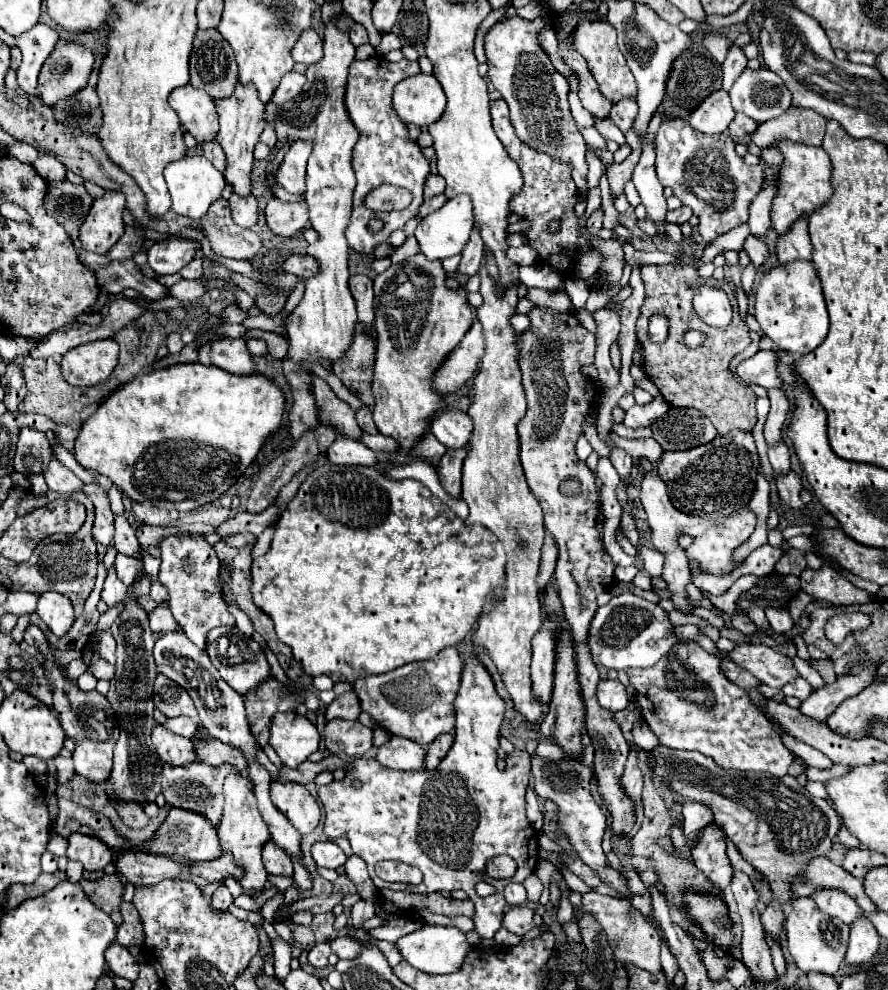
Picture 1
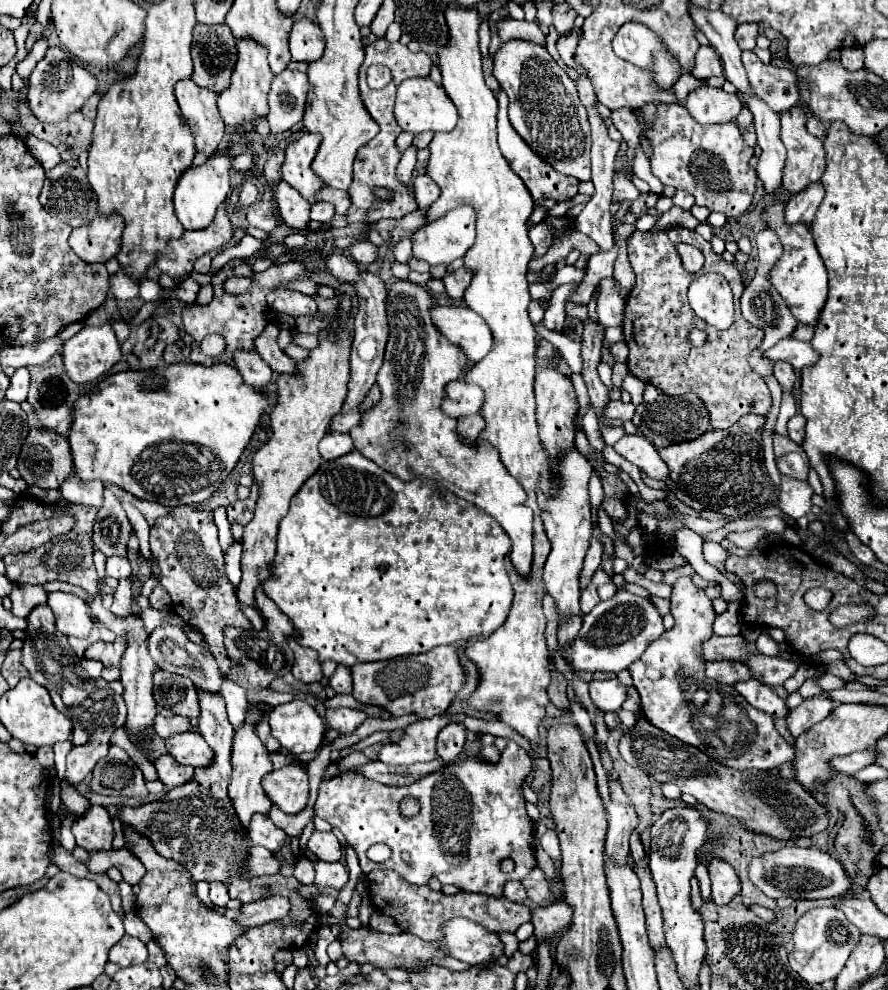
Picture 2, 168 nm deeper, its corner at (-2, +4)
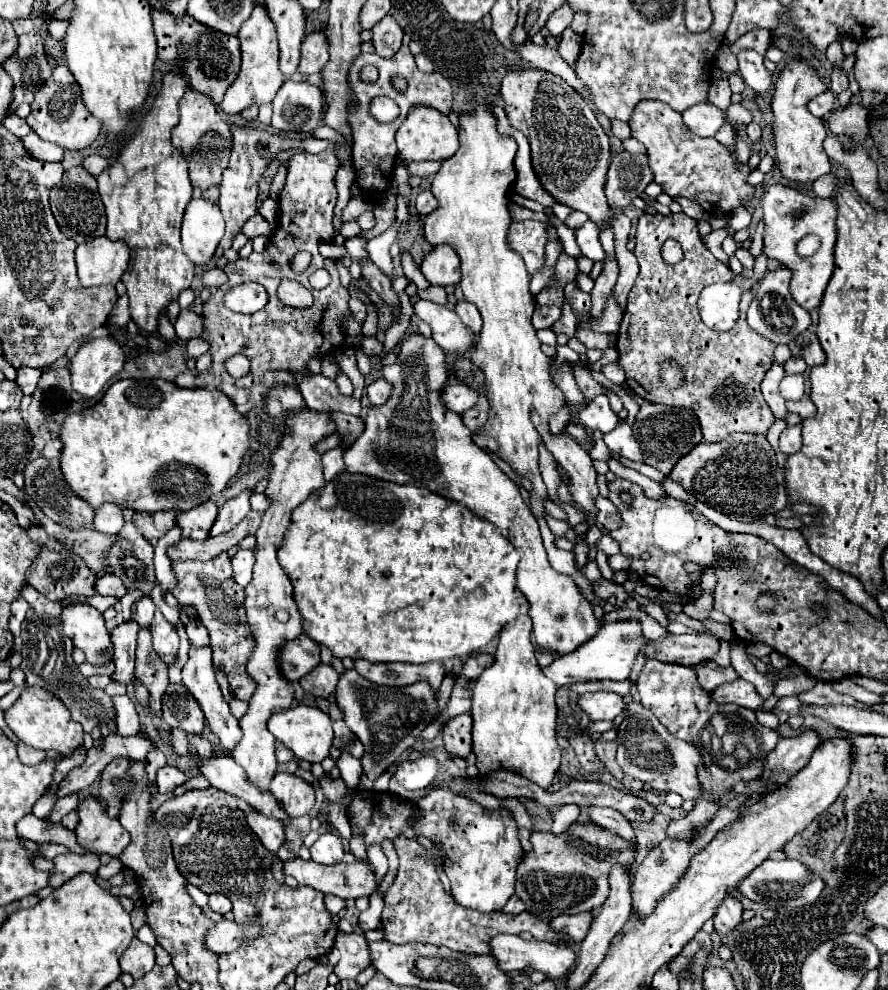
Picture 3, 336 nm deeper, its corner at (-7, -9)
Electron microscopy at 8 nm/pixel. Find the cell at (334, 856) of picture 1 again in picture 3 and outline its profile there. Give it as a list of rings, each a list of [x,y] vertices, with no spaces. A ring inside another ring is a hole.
[[[324,833],[318,837],[318,841],[312,845],[312,861],[322,865],[334,865],[344,855],[342,839],[334,833]]]

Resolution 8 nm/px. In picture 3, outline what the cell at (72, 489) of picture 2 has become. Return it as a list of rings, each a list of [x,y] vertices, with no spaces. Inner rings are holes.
[[[102,505],[100,509],[96,509],[96,525],[94,529],[100,533],[110,533],[116,535],[120,529],[124,527],[124,517],[118,505]]]

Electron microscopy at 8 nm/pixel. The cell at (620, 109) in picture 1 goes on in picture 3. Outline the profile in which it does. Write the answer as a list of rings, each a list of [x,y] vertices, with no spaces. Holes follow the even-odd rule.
[[[612,119],[612,121],[610,121],[610,127],[612,127],[612,133],[614,133],[618,139],[628,139],[628,137],[630,137],[630,127],[628,127],[628,123],[618,121],[618,119]]]

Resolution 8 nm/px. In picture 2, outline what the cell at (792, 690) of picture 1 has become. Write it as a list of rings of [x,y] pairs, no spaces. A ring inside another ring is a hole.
[[[823,674],[819,680],[817,680],[817,684],[819,684],[819,688],[821,690],[835,690],[835,688],[843,688],[845,686],[845,682],[841,680],[841,678],[837,678],[837,676],[833,676],[833,674]]]

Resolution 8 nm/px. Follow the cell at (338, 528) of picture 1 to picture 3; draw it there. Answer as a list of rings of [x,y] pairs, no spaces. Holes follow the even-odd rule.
[[[342,473],[336,481],[330,481],[320,493],[314,493],[308,501],[300,503],[292,513],[292,529],[288,529],[288,537],[280,547],[280,563],[294,585],[294,601],[304,621],[304,633],[318,643],[330,647],[332,655],[344,659],[364,657],[366,661],[404,661],[404,663],[428,663],[428,661],[446,661],[456,655],[468,655],[484,645],[488,645],[506,623],[514,621],[518,609],[518,593],[516,593],[516,565],[520,555],[514,545],[492,525],[484,521],[476,513],[472,513],[466,505],[454,503],[430,489],[416,485],[398,485],[382,479],[372,479],[368,475],[348,475]]]

